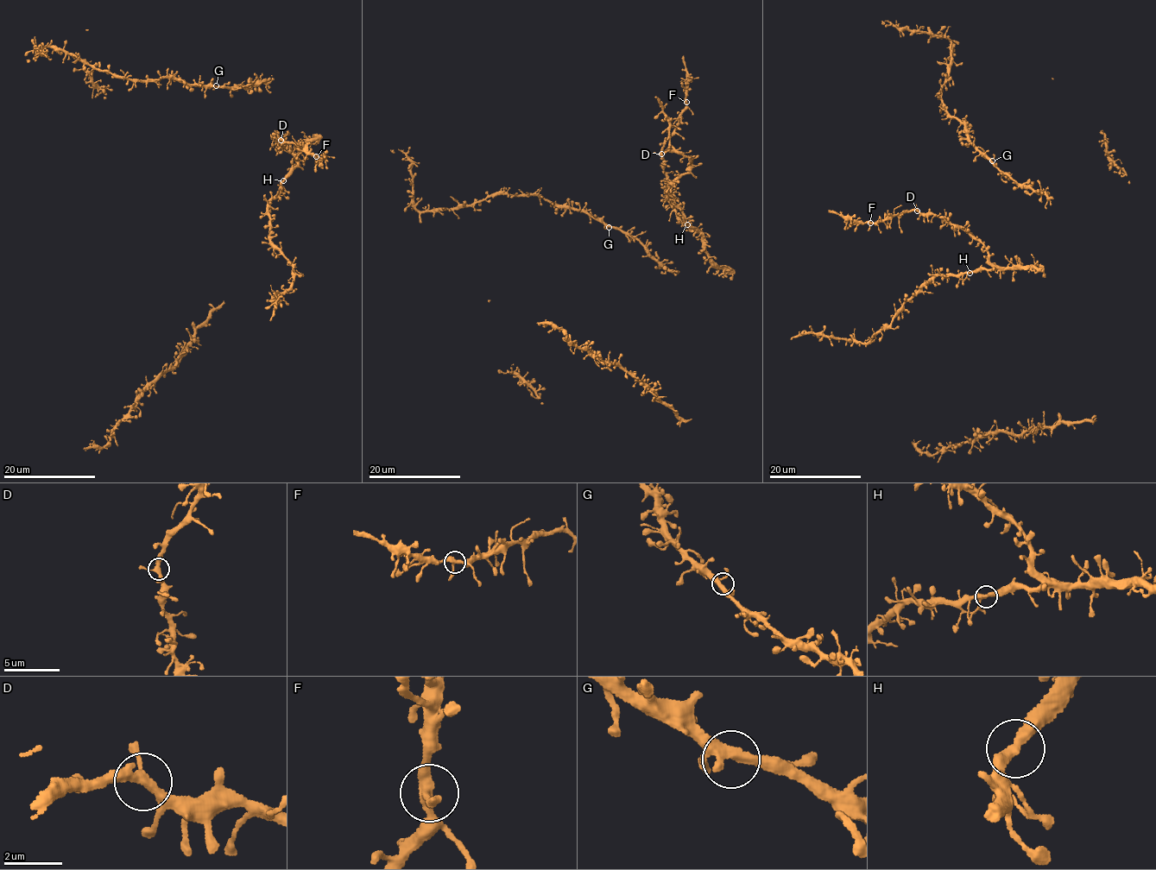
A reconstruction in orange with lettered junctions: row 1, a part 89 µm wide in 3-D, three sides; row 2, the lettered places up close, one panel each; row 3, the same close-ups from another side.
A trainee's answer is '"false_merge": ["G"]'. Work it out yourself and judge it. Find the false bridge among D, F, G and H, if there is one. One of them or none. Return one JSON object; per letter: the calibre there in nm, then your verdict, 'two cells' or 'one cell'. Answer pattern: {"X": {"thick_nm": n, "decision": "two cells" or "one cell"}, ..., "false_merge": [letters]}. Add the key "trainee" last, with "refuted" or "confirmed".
{"D": {"thick_nm": 320, "decision": "one cell"}, "F": {"thick_nm": 300, "decision": "one cell"}, "G": {"thick_nm": 320, "decision": "one cell"}, "H": {"thick_nm": 320, "decision": "one cell"}, "false_merge": [], "trainee": "refuted"}

